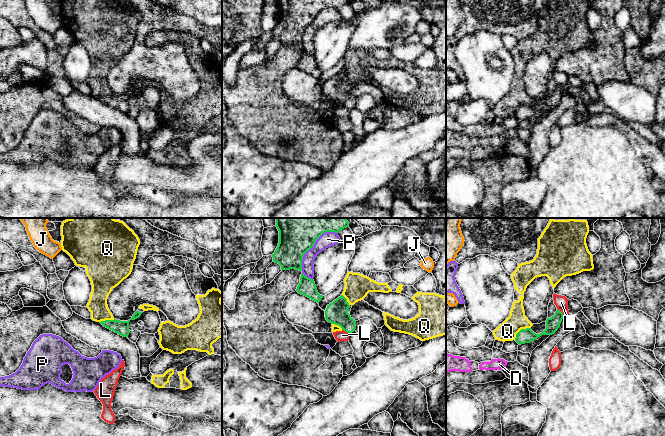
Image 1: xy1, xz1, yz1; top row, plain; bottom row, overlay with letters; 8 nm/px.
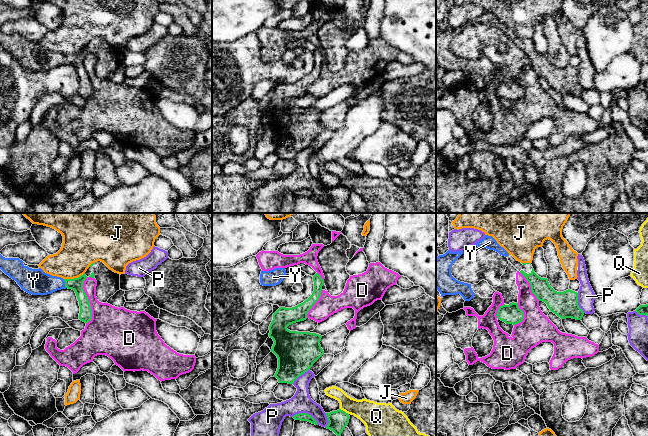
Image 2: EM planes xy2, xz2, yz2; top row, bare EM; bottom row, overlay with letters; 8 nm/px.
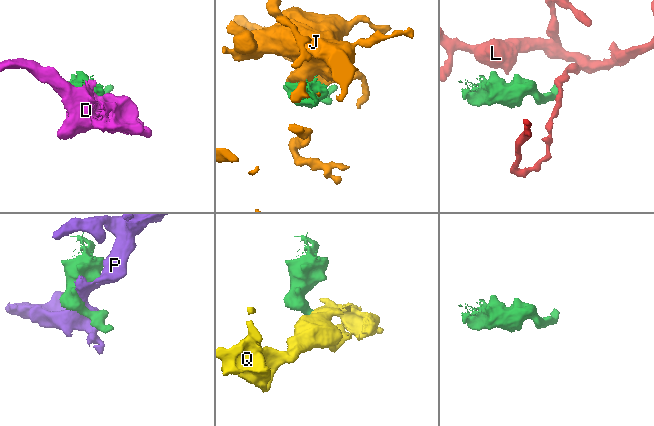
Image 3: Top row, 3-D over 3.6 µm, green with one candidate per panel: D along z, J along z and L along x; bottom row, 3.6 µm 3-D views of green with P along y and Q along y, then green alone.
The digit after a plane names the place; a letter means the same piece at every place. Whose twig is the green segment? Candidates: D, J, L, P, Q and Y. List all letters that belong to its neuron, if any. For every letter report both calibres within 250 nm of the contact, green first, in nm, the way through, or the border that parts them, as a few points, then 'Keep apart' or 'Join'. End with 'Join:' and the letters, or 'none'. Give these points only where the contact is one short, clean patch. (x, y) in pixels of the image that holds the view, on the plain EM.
D: Thickness 110 nm (green) against 280 nm. Keep apart
J: Thickness 110 nm (green) against 300 nm. Keep apart
L: Thickness 110 nm (green) against 110 nm. Boundary: yz1 (557, 84), (563, 91). Keep apart
P: Thickness 260 nm (green) against 120 nm. Keep apart
Q: Thickness 110 nm (green) against 150 nm. Keep apart
Y: Thickness 110 nm (green) against 200 nm. Join
Join: Y

